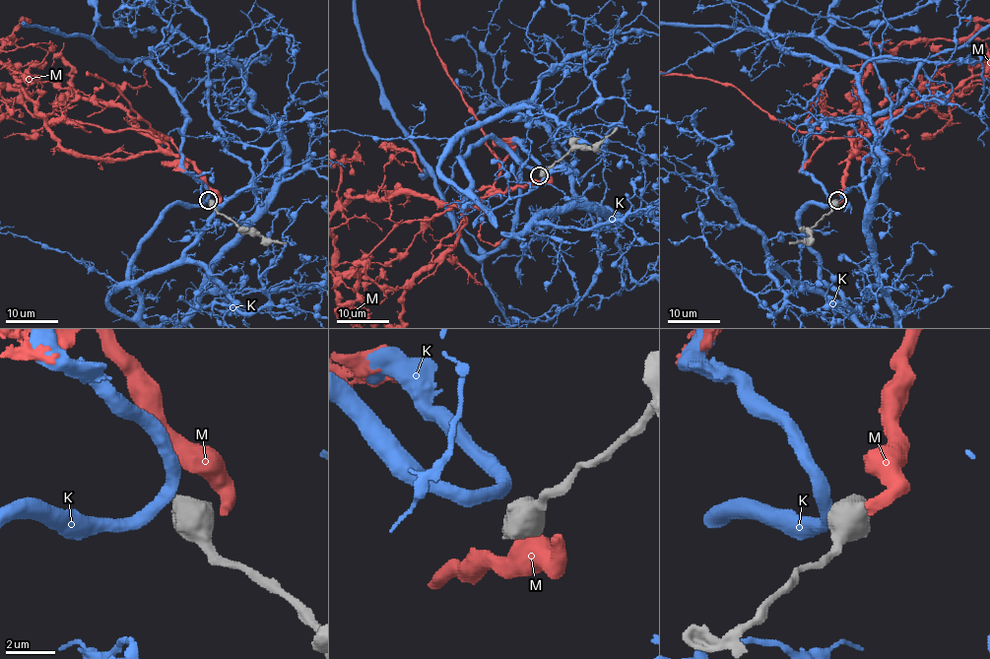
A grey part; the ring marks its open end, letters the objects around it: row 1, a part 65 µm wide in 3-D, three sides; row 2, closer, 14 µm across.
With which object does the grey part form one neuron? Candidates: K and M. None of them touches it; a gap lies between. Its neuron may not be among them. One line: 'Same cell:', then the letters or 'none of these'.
Same cell: none of these

